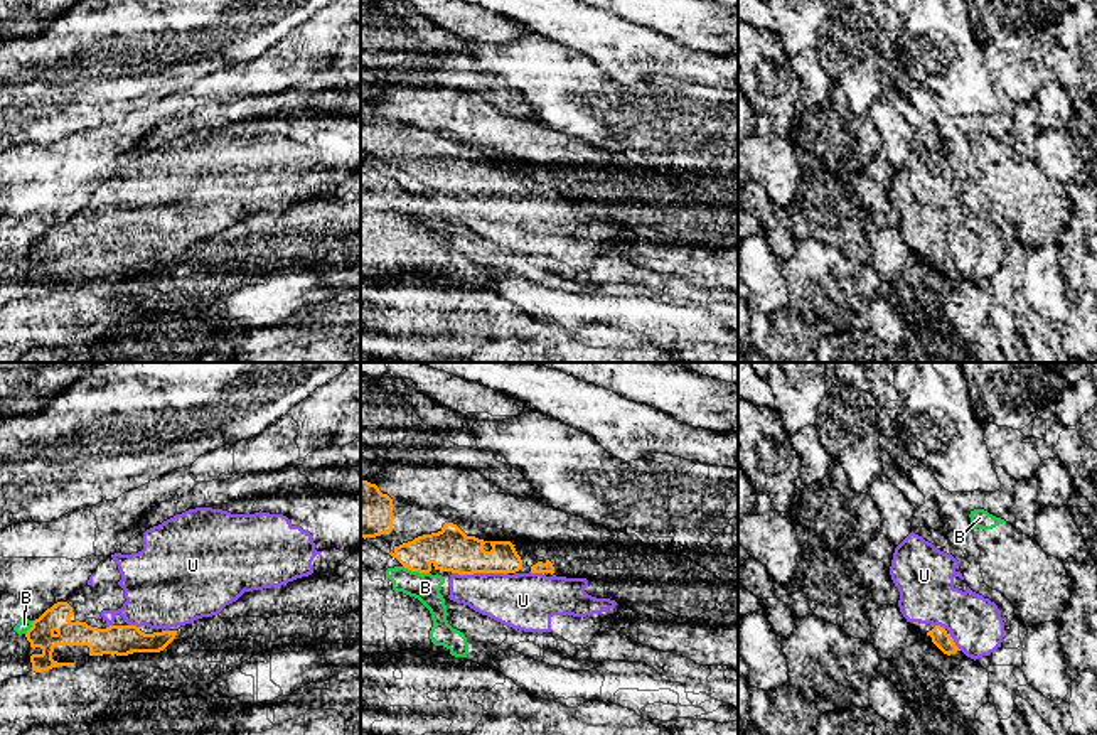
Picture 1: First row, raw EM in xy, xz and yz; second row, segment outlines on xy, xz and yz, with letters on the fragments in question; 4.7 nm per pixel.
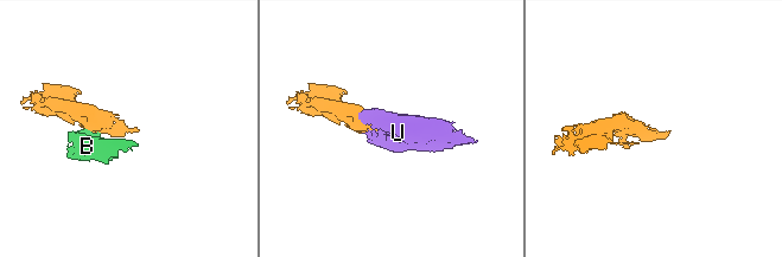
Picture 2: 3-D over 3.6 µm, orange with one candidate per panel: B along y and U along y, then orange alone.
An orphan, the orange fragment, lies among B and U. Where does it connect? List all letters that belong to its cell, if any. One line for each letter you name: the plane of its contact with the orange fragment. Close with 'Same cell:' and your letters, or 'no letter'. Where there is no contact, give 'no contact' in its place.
U: contact in xz
Same cell: U

